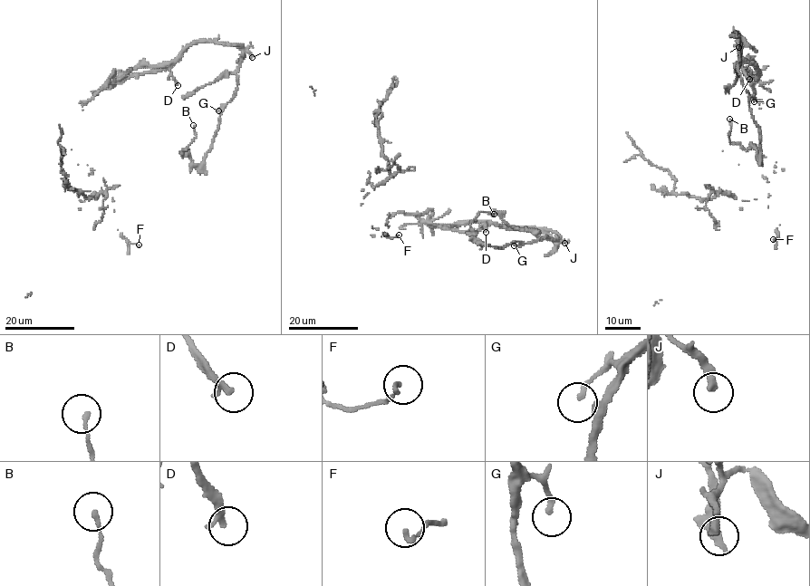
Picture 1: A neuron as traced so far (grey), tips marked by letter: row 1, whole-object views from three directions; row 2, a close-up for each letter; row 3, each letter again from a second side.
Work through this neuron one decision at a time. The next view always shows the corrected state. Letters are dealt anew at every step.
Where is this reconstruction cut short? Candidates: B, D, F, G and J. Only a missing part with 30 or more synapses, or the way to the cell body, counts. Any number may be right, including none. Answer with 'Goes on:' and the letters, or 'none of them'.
Goes on: D

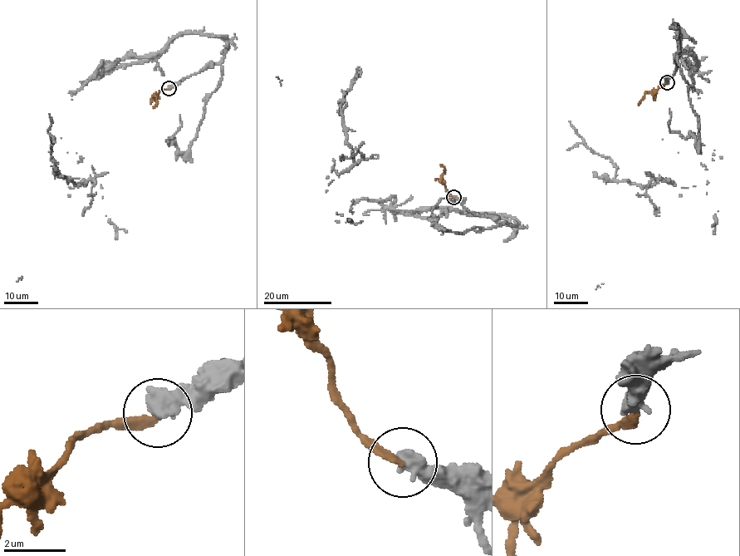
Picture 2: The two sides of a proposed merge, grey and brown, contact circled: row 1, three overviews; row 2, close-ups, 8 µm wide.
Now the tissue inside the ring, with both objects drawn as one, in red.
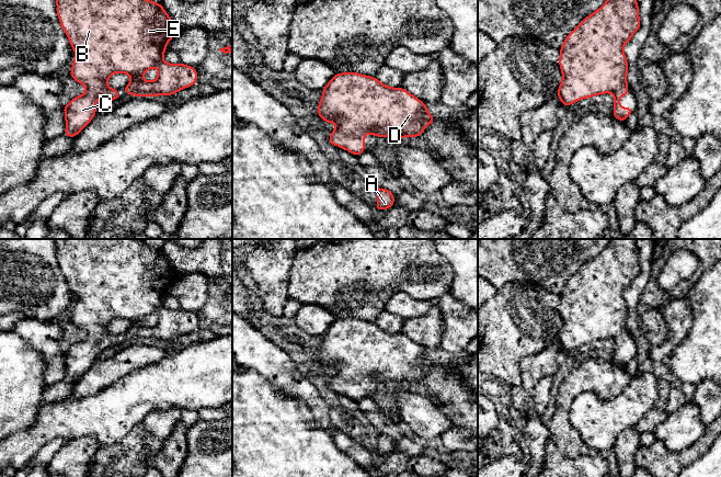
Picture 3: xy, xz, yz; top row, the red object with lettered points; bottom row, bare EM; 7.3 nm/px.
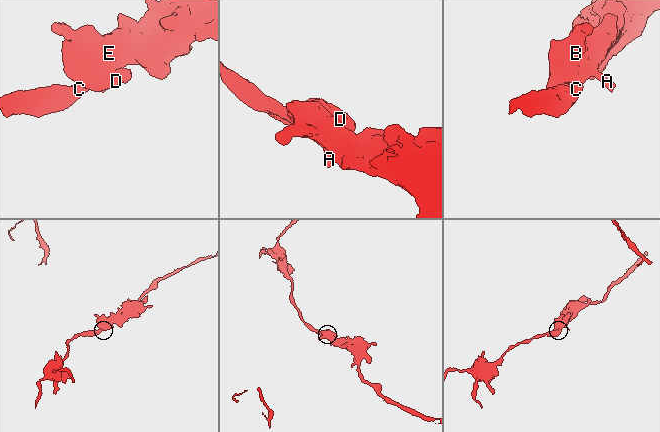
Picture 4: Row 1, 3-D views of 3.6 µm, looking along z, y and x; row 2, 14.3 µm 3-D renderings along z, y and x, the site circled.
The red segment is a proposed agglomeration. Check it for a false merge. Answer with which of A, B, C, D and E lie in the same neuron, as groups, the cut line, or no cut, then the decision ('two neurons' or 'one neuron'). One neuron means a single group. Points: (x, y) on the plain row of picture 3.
groups A B C D E; cut none; one neuron

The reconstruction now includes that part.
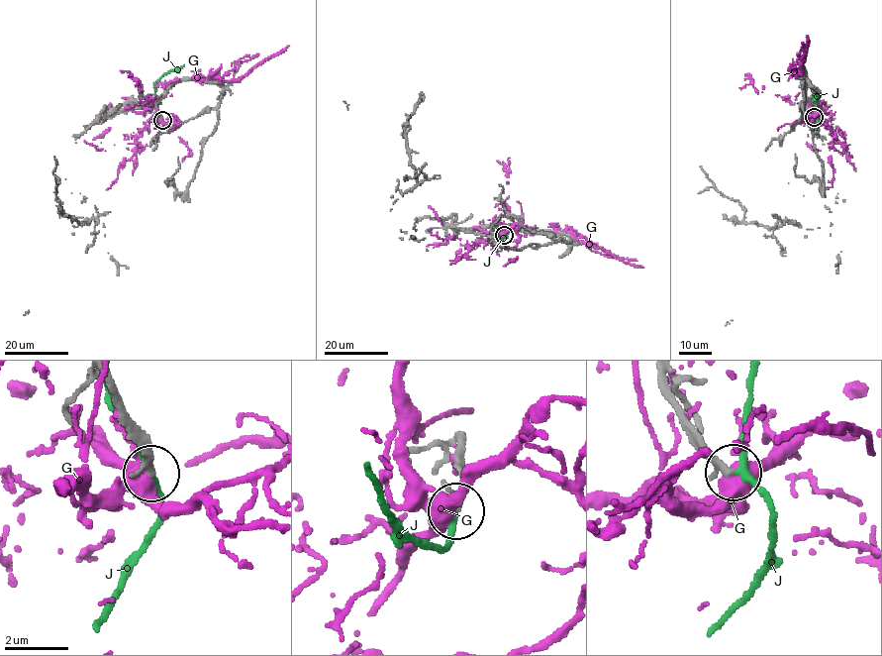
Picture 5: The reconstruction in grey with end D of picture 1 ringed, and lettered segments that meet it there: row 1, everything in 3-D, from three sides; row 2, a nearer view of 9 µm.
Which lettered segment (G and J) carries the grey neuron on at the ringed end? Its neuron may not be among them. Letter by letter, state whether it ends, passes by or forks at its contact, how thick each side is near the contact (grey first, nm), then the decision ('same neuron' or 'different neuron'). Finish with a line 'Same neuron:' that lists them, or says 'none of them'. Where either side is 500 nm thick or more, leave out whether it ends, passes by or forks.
G: it forks there; 280 nm thick on the grey side, 420 nm on the other; different neuron
J: it passes by; 280 nm thick on the grey side, 190 nm on the other; different neuron
Same neuron: none of them

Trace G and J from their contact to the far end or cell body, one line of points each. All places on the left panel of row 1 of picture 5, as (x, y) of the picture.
G: (162, 120), (156, 122), (150, 106), (164, 85), (174, 79), (199, 76), (212, 80), (239, 79), (289, 45)
J: (162, 120), (154, 84), (166, 73), (184, 64)

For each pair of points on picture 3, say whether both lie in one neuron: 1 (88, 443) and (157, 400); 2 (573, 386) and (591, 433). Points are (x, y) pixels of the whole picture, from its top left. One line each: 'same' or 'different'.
1: different
2: different

